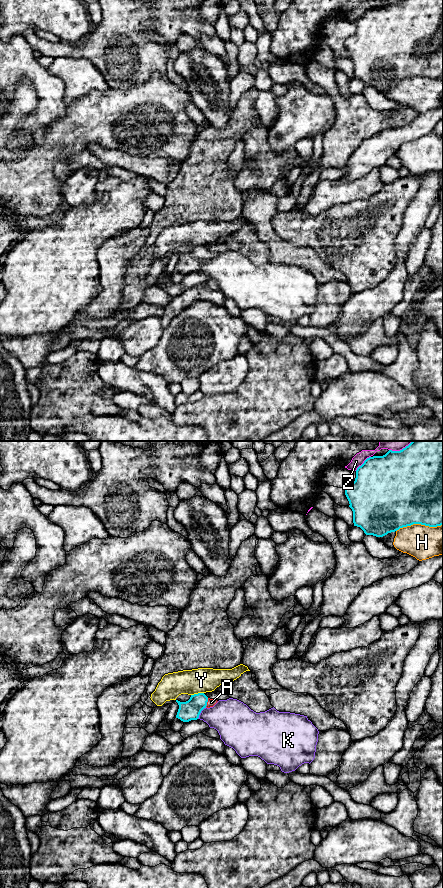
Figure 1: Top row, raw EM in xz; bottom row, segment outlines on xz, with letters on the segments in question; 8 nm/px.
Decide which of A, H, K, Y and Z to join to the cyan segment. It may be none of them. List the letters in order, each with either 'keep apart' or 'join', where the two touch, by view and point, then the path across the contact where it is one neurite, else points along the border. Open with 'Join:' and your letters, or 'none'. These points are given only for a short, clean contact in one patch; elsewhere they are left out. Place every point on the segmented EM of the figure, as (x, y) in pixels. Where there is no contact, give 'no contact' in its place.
Join: A
A: join; contact xz (207, 701); way xz (190, 710), (199, 701), (207, 701), (211, 702)
H: keep apart; contact xz (419, 523)
K: keep apart; contact xz (200, 712)
Y: keep apart; contact xz (198, 693)
Z: keep apart; contact xz (363, 463)

